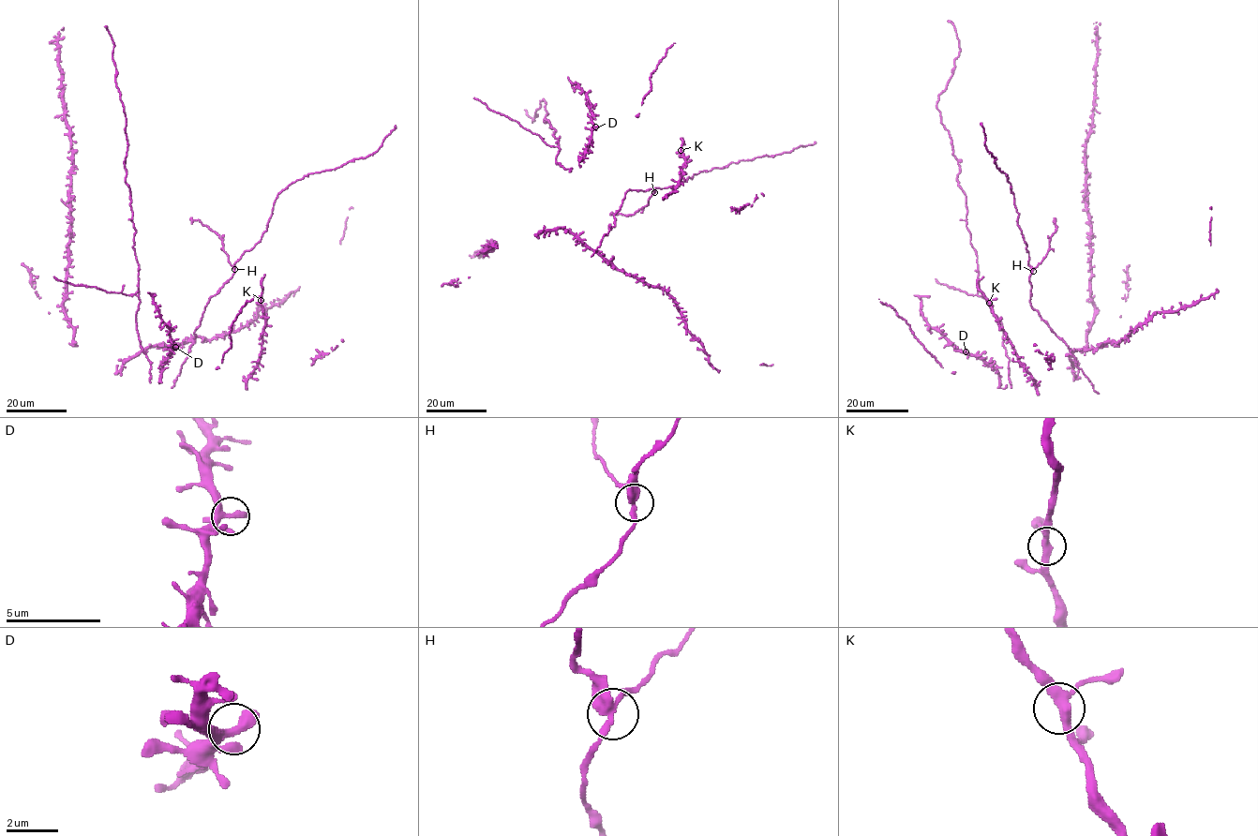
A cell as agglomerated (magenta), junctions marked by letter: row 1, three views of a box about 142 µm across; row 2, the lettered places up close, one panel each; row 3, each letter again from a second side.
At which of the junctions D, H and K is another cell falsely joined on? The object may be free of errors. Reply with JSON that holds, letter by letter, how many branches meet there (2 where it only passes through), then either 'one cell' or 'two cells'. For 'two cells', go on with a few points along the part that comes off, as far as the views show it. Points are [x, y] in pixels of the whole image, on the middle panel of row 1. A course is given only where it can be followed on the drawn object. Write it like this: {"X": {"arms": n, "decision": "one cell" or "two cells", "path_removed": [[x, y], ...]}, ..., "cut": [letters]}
{"D": {"arms": 3, "decision": "one cell"}, "H": {"arms": 3, "decision": "two cells", "path_removed": [[654, 192], [647, 205], [634, 214], [610, 215]]}, "K": {"arms": 3, "decision": "one cell"}, "cut": ["H"]}

